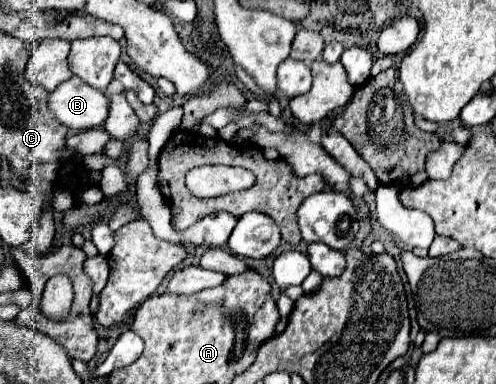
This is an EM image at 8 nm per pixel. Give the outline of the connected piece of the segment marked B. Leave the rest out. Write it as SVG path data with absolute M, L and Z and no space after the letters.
M71 77L49 93L47 107L65 127L85 131L99 127L107 119L109 99L103 91L95 91L79 77Z

